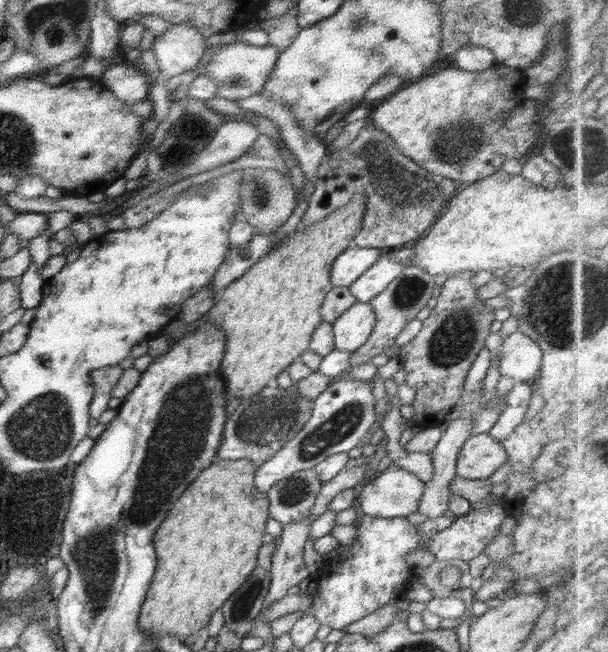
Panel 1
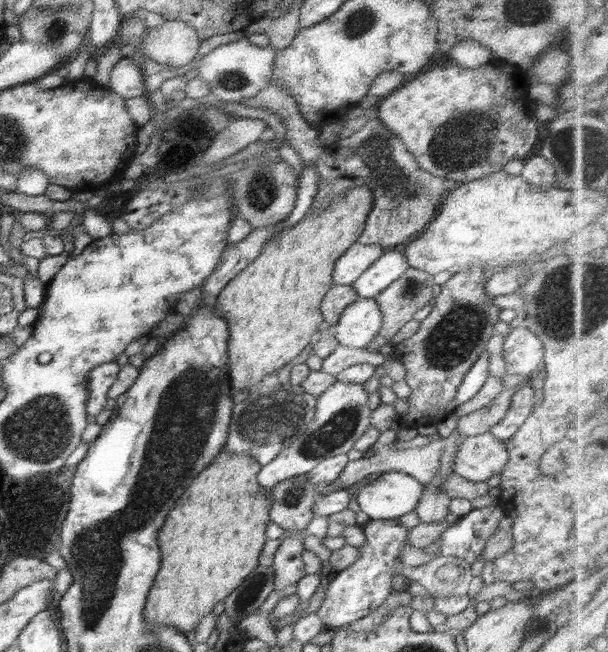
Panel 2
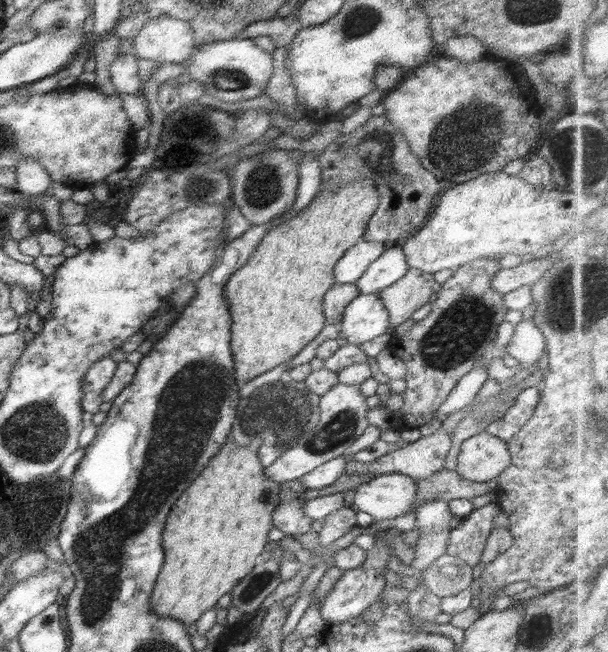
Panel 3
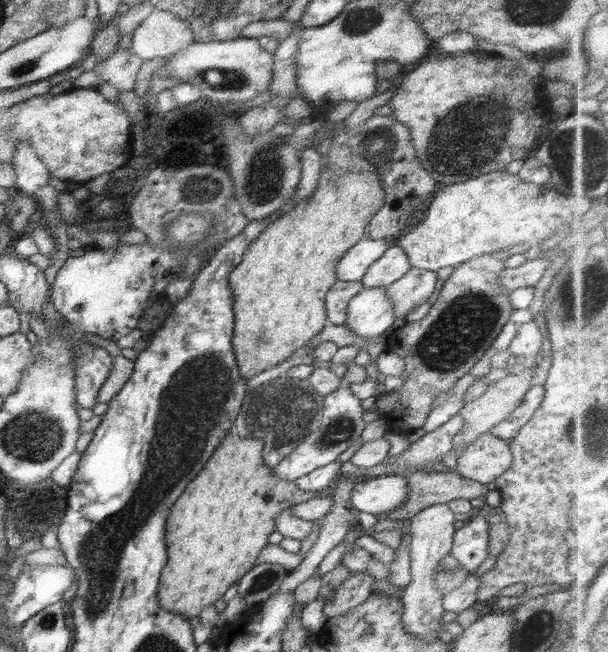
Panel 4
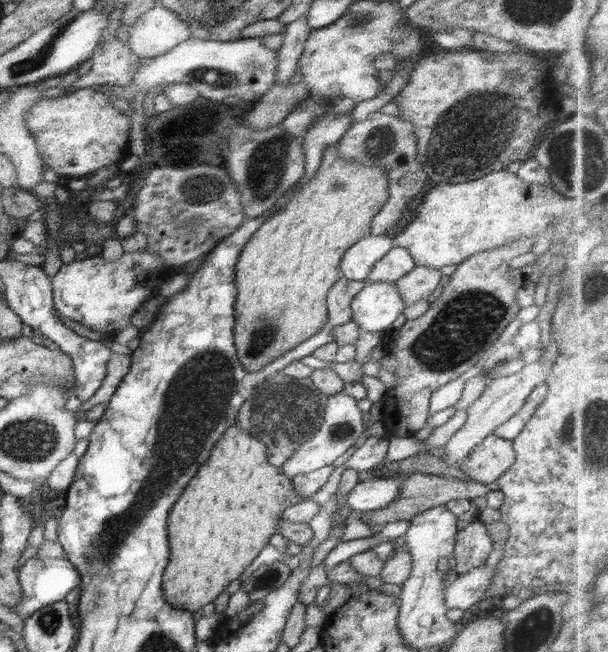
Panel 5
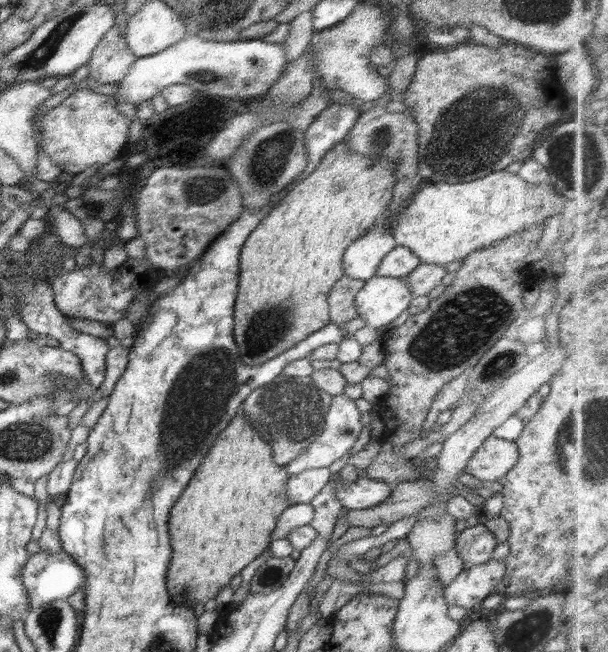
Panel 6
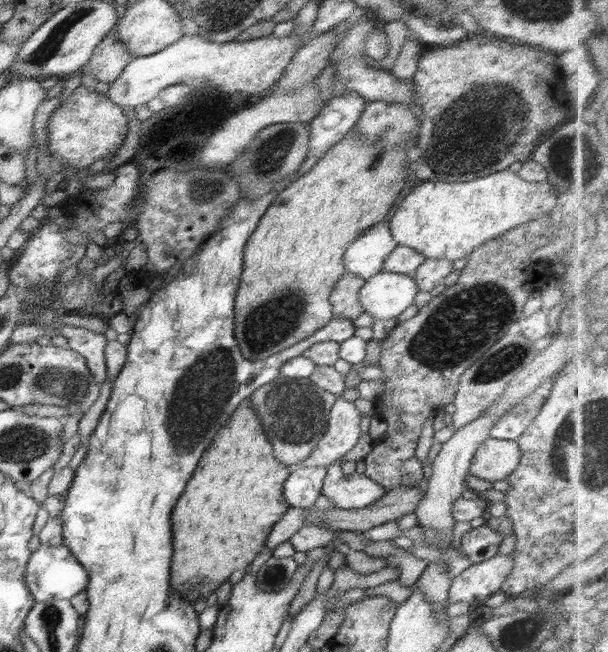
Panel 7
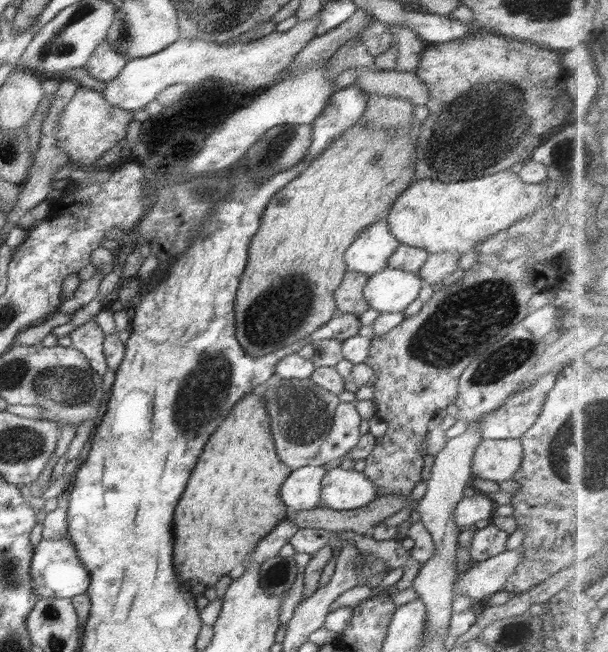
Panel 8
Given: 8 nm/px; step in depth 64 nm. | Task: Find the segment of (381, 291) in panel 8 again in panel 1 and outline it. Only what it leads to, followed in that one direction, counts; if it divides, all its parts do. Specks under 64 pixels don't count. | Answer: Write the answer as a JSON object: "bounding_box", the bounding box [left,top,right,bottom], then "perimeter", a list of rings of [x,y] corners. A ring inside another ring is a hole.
{"bounding_box":[333,301,376,352],"perimeter":[[[356,301],[347,308],[333,324],[335,348],[343,351],[354,352],[370,338],[376,315],[371,301]]]}

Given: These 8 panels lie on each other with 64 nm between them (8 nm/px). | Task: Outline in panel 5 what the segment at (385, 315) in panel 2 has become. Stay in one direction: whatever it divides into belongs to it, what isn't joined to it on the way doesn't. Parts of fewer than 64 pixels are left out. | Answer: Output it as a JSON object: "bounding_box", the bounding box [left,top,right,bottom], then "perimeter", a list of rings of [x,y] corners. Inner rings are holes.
{"bounding_box":[396,267,442,307],"perimeter":[[[414,267],[408,274],[396,281],[404,307],[419,300],[426,300],[440,286],[442,272],[430,267]]]}

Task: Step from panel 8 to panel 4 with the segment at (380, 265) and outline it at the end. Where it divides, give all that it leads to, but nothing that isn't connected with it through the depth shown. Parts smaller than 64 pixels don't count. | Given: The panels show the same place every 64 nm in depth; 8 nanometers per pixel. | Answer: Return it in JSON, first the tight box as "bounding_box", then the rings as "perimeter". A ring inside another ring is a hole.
{"bounding_box":[336,238,392,282],"perimeter":[[[363,238],[338,261],[336,277],[346,282],[360,282],[368,268],[392,245],[389,239]]]}

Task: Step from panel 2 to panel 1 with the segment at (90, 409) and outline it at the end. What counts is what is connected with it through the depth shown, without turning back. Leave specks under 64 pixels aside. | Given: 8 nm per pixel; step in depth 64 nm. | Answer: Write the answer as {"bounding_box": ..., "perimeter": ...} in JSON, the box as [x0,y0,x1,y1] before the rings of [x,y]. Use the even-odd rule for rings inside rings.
{"bounding_box":[89,365,123,420],"perimeter":[[[119,365],[98,368],[91,374],[94,393],[89,407],[90,417],[98,420],[108,409],[108,402],[112,398],[111,393],[122,374],[123,369]]]}

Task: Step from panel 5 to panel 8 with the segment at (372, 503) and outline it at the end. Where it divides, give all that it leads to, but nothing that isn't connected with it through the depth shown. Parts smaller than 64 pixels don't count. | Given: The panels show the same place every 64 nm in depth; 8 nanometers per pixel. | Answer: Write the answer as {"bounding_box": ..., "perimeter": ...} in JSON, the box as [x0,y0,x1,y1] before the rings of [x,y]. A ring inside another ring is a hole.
{"bounding_box":[321,467,378,510],"perimeter":[[[335,467],[322,479],[321,502],[333,510],[354,510],[365,507],[378,496],[378,490],[363,472]]]}

